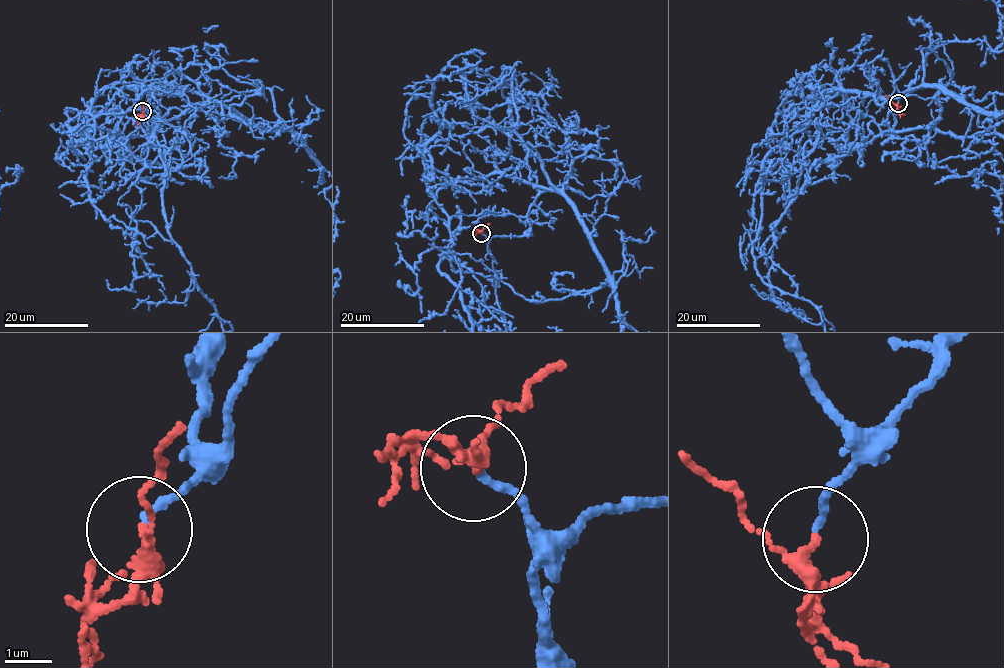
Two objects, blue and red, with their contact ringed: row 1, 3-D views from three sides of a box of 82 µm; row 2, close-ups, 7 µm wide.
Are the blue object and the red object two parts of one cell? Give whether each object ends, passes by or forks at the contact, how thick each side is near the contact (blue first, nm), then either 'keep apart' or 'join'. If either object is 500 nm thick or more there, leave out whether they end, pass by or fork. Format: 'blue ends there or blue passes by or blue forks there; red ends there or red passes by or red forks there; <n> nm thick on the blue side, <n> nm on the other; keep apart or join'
blue ends there; red forks there; 150 nm thick on the blue side, 180 nm on the other; join

